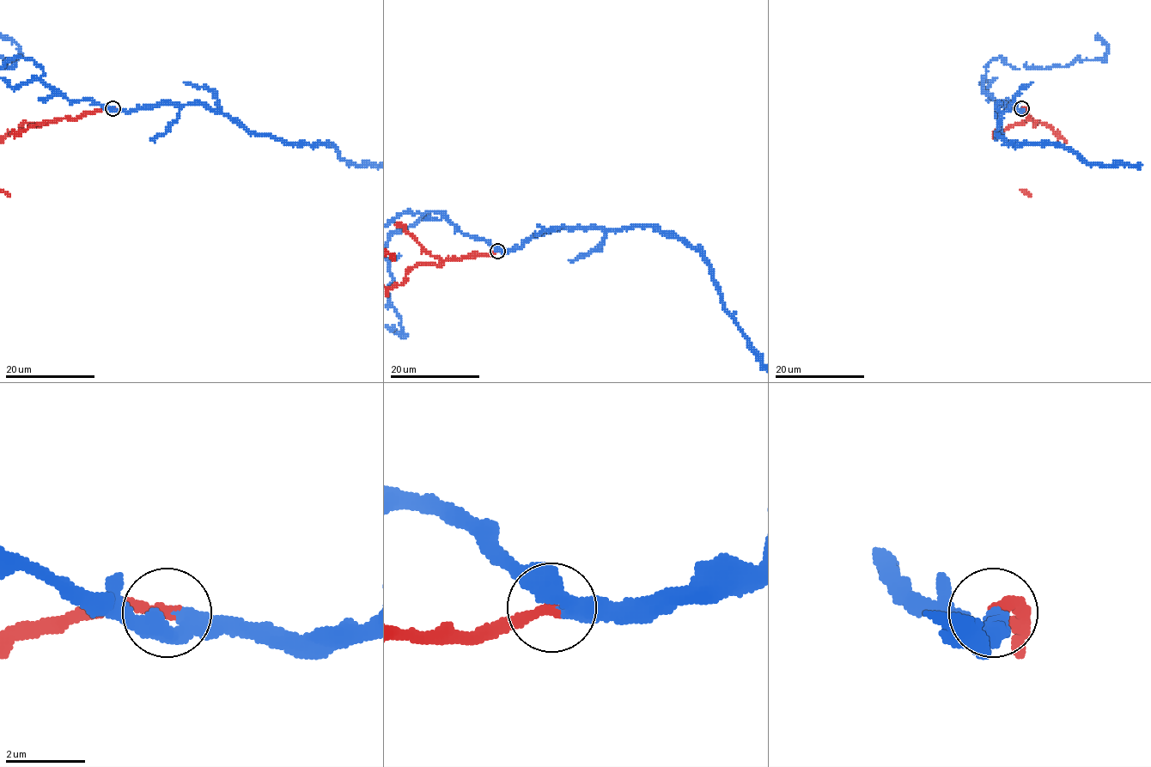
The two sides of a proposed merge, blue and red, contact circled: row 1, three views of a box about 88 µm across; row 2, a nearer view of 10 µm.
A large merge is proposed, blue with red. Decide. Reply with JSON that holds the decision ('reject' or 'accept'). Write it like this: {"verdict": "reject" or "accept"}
{"verdict": "accept"}

